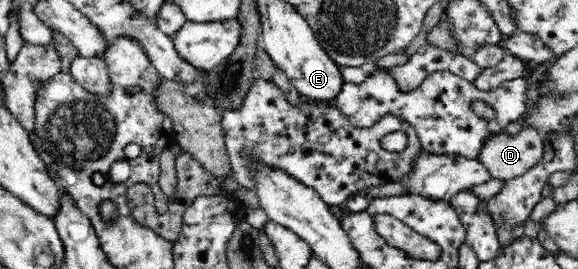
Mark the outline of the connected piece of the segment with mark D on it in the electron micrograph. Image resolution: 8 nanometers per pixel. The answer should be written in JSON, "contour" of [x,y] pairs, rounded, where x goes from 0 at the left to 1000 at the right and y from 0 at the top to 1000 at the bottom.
{"contour":[[[908,472],[894,502],[881,502],[872,487],[853,498],[851,513],[839,517],[834,569],[825,584],[837,621],[844,625],[851,662],[867,673],[893,665],[907,651],[915,628],[926,621],[941,591],[943,550],[934,494],[920,472]]]}

